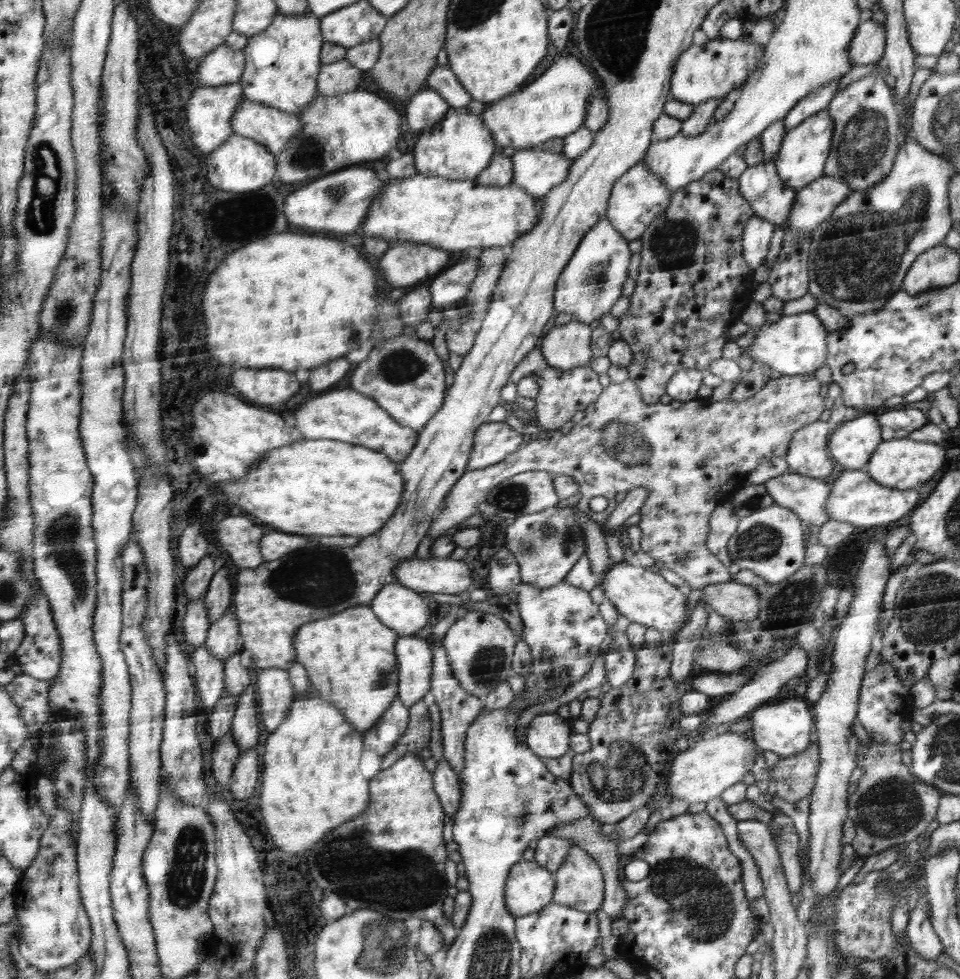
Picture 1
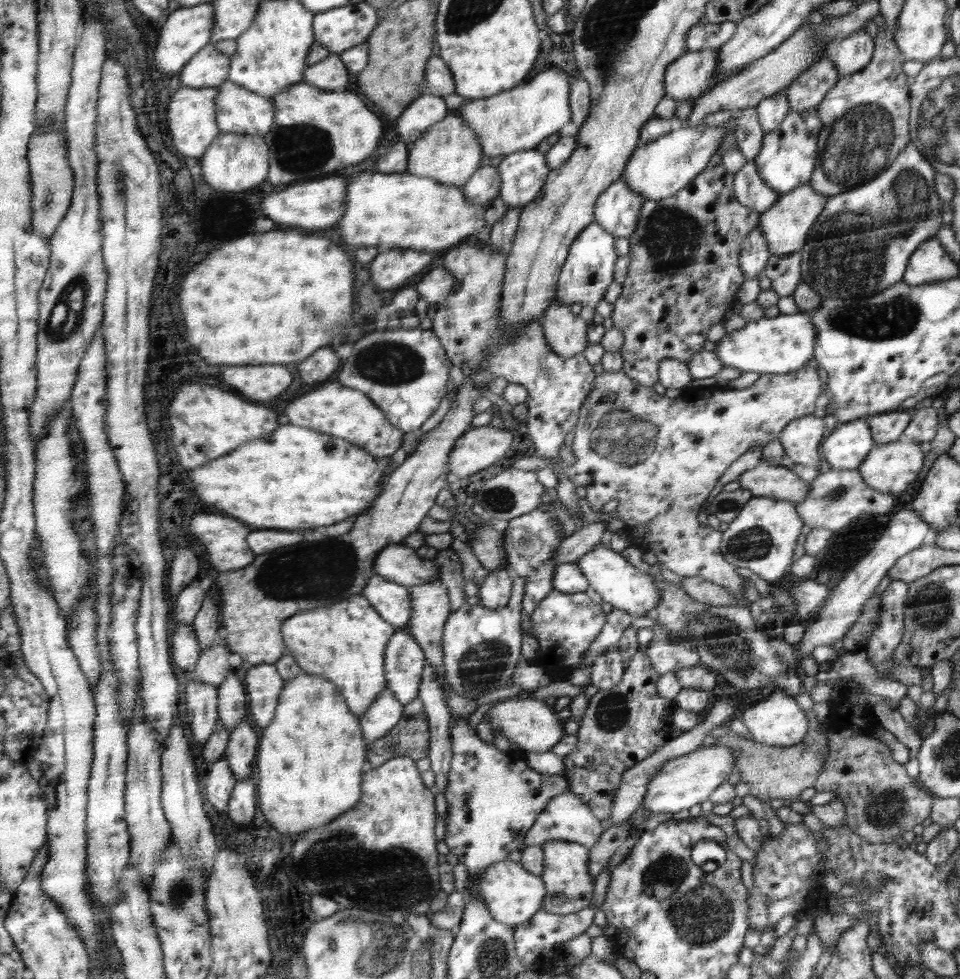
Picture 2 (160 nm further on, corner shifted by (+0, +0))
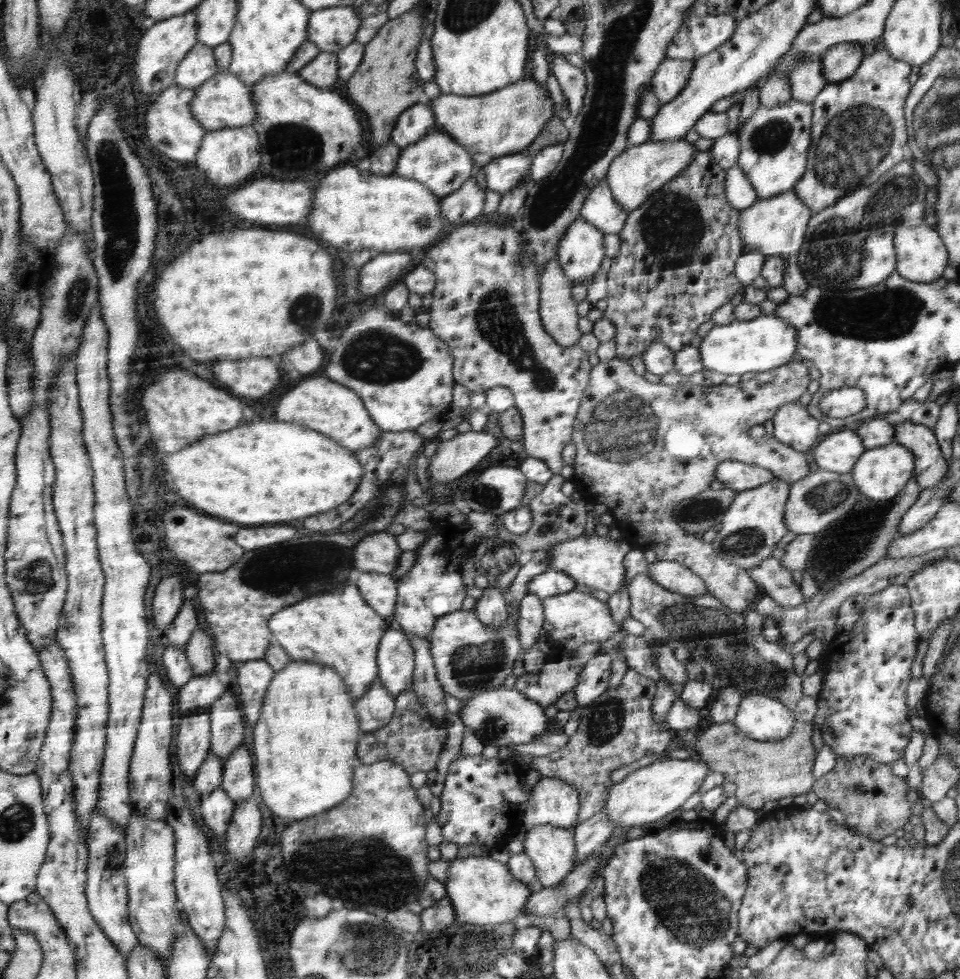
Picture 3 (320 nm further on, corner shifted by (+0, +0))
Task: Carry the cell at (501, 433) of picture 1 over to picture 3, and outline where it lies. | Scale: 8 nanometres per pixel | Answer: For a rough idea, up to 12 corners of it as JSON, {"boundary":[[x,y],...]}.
{"boundary":[[489,431],[458,433],[431,456],[433,482],[460,478],[498,444]]}

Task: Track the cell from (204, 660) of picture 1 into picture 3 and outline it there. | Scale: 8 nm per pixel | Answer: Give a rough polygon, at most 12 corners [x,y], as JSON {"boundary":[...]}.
{"boundary":[[210,707],[178,726],[176,758],[186,778],[212,748]]}

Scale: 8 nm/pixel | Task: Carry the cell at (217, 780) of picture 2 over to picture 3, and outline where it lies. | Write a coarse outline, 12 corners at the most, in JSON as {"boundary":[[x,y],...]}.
{"boundary":[[221,785],[201,801],[215,840],[228,834],[235,802]]}

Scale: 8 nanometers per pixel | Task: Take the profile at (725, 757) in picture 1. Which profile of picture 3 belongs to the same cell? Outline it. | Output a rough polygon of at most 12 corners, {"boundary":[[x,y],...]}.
{"boundary":[[655,761],[612,786],[601,812],[623,829],[666,816],[711,764]]}

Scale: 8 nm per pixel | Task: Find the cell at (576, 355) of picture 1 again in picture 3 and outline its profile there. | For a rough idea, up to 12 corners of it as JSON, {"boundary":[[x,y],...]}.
{"boundary":[[557,261],[542,272],[545,330],[562,346],[576,345],[577,305]]}

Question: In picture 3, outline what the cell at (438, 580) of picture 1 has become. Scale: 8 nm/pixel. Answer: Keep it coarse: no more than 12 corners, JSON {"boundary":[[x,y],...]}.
{"boundary":[[386,531],[367,534],[353,550],[356,575],[392,574],[402,550]]}

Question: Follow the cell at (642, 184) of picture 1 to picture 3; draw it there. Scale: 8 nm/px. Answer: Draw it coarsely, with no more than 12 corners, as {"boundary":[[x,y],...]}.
{"boundary":[[606,180],[589,194],[581,219],[618,234],[628,213]]}

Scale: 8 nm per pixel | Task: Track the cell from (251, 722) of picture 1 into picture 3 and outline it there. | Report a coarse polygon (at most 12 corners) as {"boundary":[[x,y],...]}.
{"boundary":[[242,744],[224,764],[221,786],[235,804],[254,790],[254,760]]}

